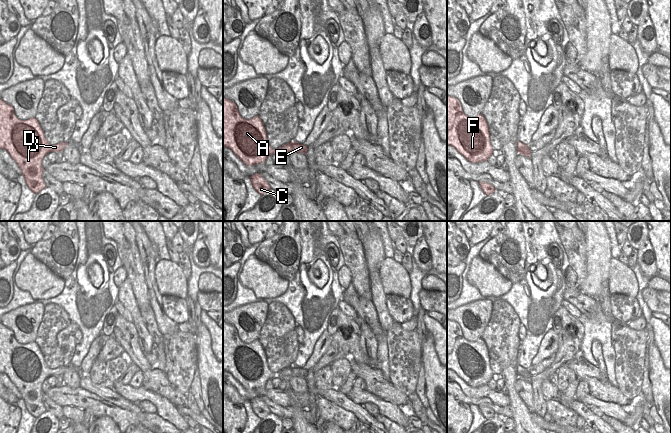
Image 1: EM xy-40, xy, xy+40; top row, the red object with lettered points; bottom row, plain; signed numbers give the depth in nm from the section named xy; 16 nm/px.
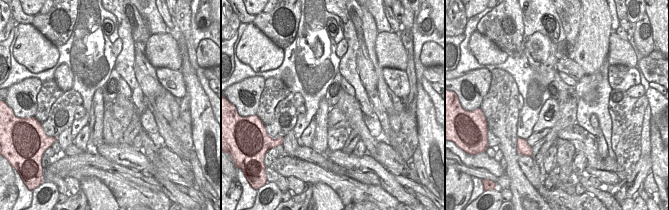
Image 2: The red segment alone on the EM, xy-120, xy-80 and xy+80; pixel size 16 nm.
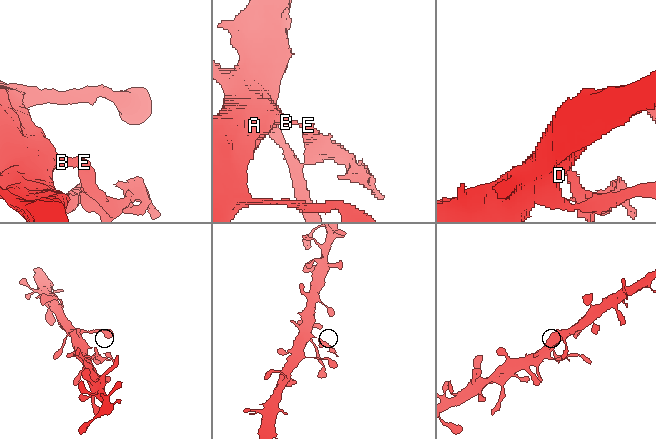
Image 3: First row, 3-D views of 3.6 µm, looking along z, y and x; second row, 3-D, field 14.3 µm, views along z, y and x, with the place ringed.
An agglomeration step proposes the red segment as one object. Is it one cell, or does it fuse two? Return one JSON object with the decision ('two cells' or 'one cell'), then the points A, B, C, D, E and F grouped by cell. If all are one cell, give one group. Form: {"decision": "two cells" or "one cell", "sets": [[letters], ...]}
{"decision": "two cells", "sets": [["A", "B", "C", "D", "F"], ["E"]]}

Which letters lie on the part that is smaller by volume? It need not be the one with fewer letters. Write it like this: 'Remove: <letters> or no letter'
Remove: E

